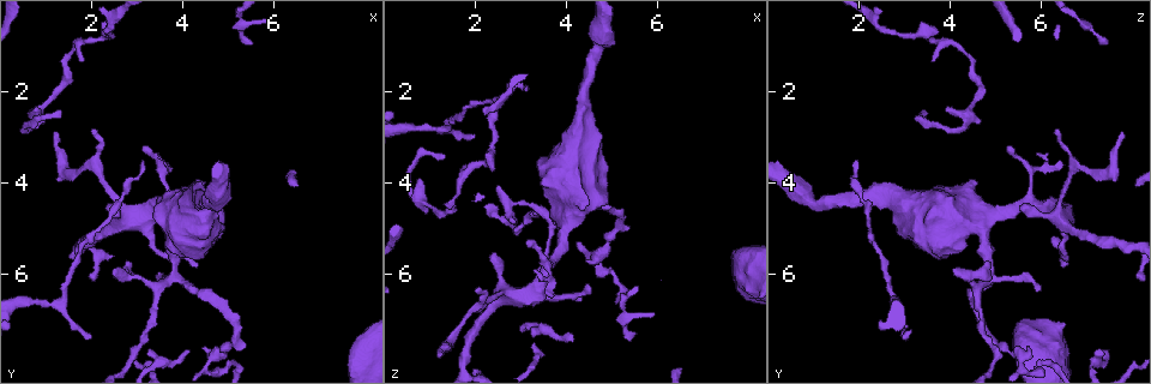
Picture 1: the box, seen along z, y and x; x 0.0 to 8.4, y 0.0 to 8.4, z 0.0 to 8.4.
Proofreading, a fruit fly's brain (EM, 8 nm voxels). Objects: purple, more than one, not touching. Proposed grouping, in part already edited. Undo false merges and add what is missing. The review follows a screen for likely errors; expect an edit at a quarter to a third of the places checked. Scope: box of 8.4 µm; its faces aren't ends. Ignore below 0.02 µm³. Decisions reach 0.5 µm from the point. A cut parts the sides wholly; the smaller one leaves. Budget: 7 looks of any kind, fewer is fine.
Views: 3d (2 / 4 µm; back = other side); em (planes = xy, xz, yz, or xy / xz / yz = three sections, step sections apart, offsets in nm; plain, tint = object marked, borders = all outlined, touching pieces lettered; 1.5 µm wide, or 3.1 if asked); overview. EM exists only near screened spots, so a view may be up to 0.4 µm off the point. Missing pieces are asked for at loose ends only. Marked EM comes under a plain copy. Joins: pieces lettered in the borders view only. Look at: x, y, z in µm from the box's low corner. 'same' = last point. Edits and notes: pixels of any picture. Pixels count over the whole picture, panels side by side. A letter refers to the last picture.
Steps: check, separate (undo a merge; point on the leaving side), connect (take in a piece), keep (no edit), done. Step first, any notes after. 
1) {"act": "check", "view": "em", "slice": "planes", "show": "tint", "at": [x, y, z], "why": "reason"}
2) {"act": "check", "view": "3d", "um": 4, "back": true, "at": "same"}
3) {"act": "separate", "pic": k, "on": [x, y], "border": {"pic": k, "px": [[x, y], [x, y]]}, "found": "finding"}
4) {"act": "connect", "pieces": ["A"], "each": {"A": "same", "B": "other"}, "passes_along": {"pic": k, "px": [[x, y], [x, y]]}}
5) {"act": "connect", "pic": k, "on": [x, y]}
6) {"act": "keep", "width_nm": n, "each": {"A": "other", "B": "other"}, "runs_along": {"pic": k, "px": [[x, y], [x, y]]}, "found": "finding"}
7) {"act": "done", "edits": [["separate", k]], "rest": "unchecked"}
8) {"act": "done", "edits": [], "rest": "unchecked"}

{"act": "check", "view": "em", "slice": "planes", "show": "borders", "at": [2.40, 4.55, 5.50], "why": "free end"}

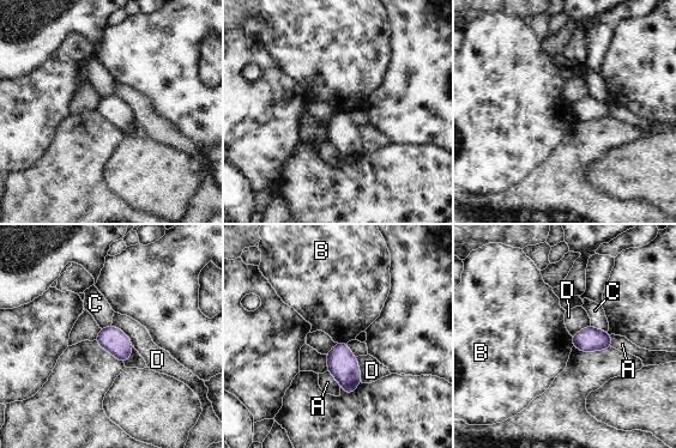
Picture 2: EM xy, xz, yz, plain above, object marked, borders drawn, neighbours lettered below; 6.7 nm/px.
{"act": "keep", "each": {"A": "other", "B": "other", "C": "other", "D": "other"}, "border": {"pic": 2, "px": [[337, 341], [346, 344]]}, "found": "none of them fits"}

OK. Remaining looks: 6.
{"act": "check", "view": "em", "slice": "planes", "show": "borders", "at": [2.50, 5.90, 4.05], "why": "free end"}

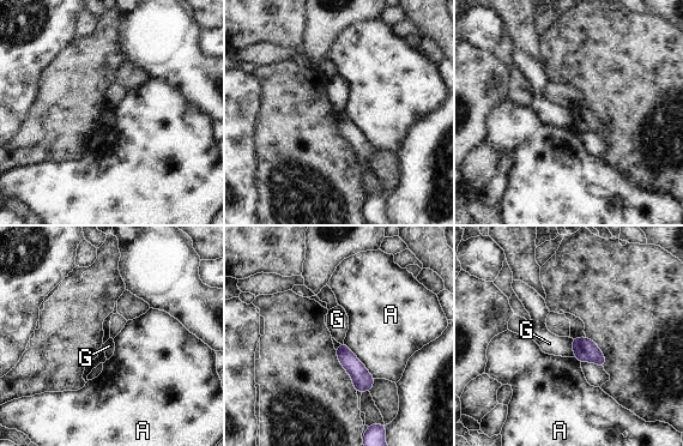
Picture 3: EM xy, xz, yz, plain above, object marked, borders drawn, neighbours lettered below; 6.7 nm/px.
{"act": "keep", "width_nm": 120, "longest_contact_nm": ["A", 340], "each": {"A": "other", "G": "other"}, "found": "no lettered piece goes on from it"}

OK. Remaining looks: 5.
{"act": "check", "view": "em", "slice": "xy", "step": 4, "show": "tint", "at": [1.85, 1.40, 3.65], "why": "free end"}

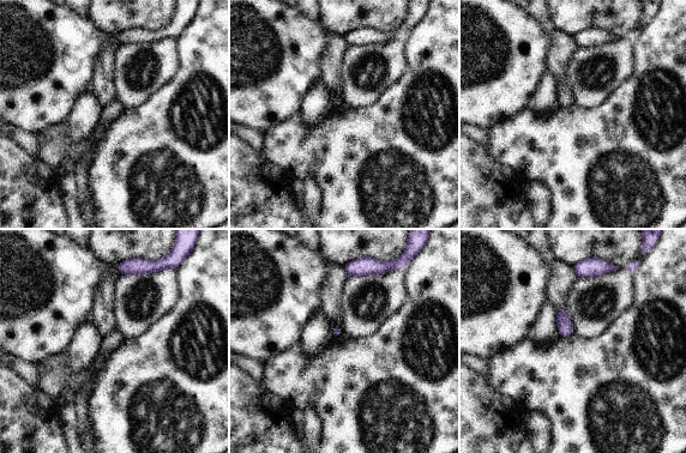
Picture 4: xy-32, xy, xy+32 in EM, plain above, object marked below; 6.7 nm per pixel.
{"act": "check", "view": "em", "slice": "planes", "show": "borders", "at": "same"}

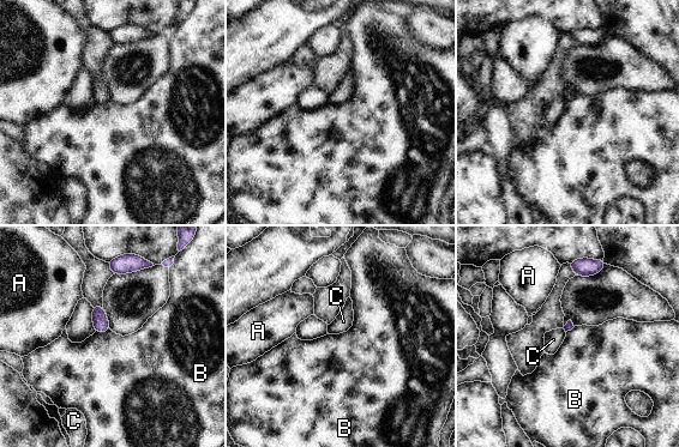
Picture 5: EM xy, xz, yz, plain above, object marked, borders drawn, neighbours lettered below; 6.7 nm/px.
{"act": "keep", "each": {"A": "other", "B": "other", "C": "other"}, "border": {"pic": 5, "px": [[109, 328], [103, 332], [95, 332]]}, "found": "no lettered piece goes on from it"}

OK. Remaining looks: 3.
{"act": "done", "edits": [], "rest": "unchecked"}

